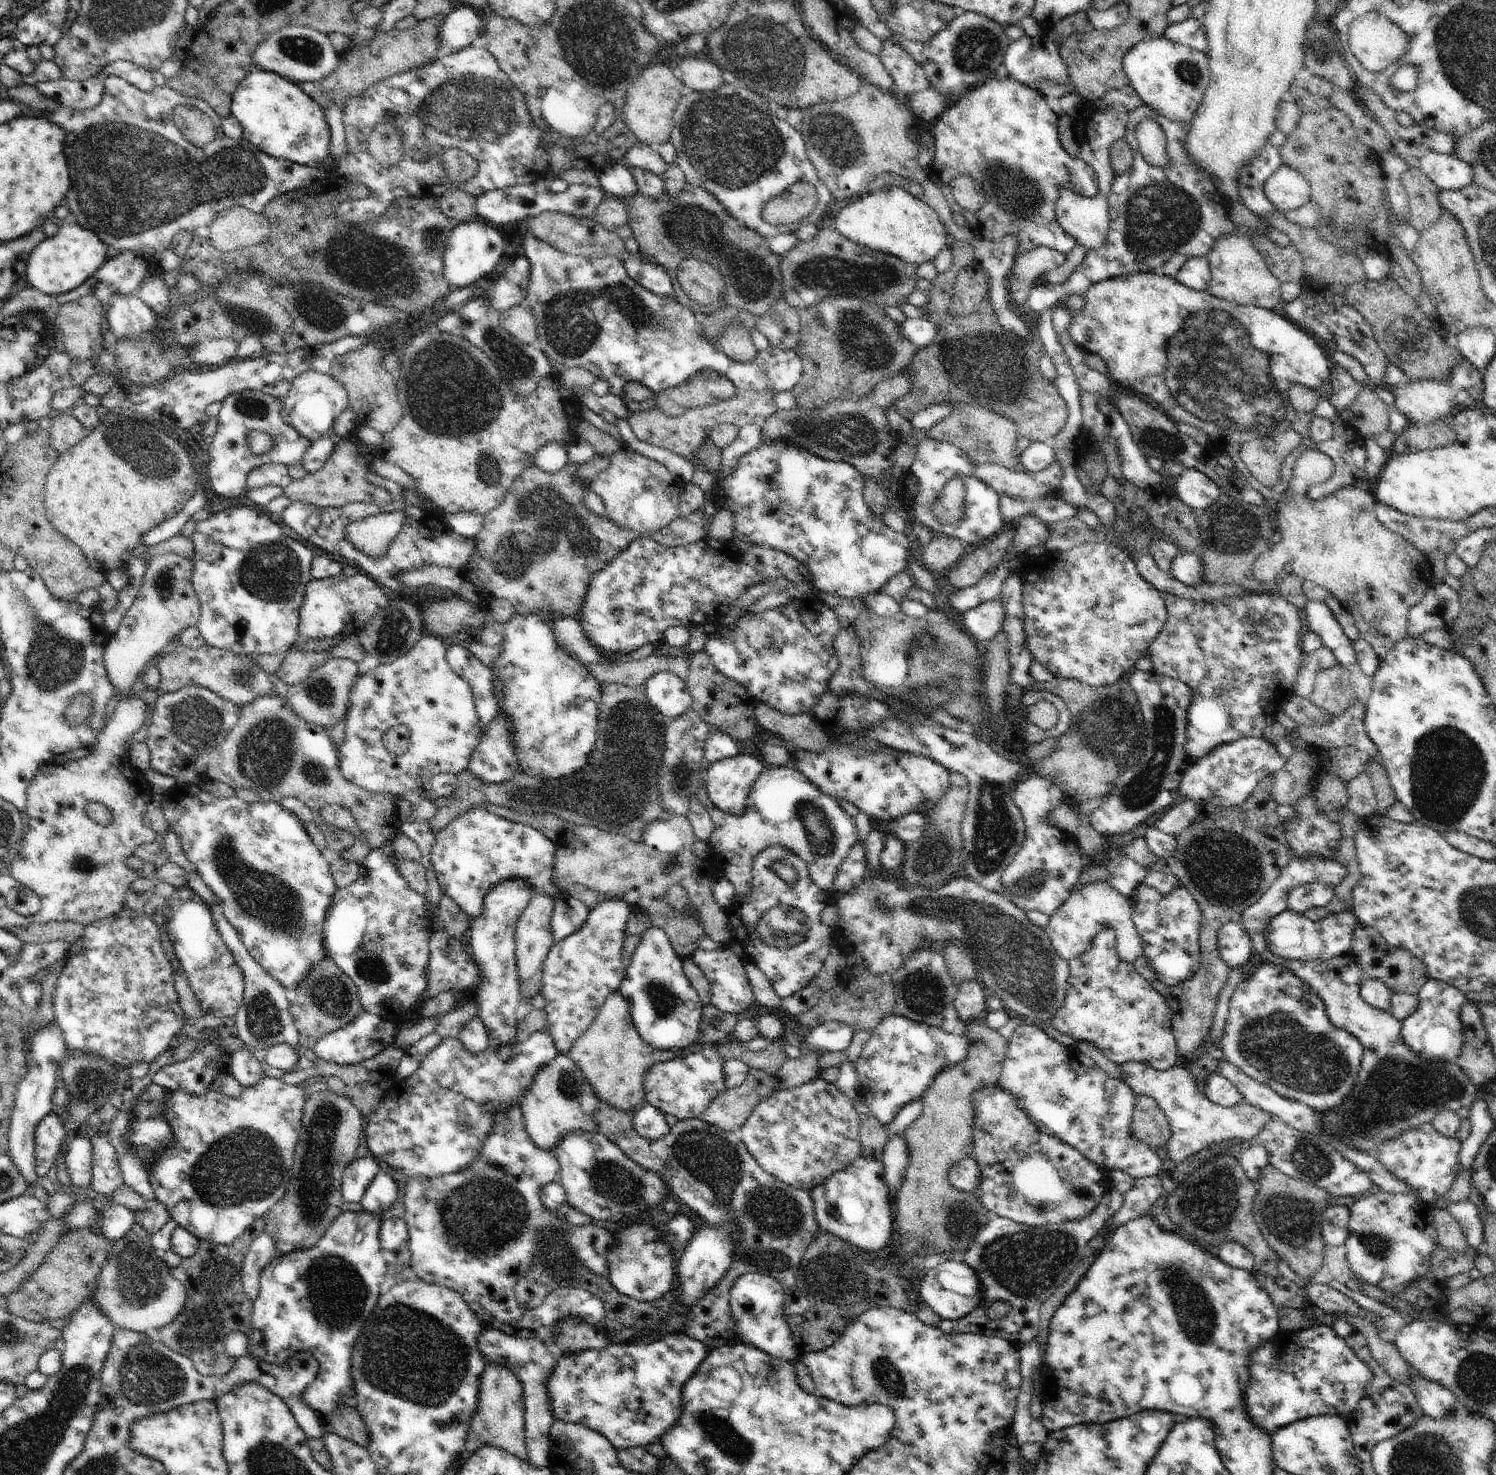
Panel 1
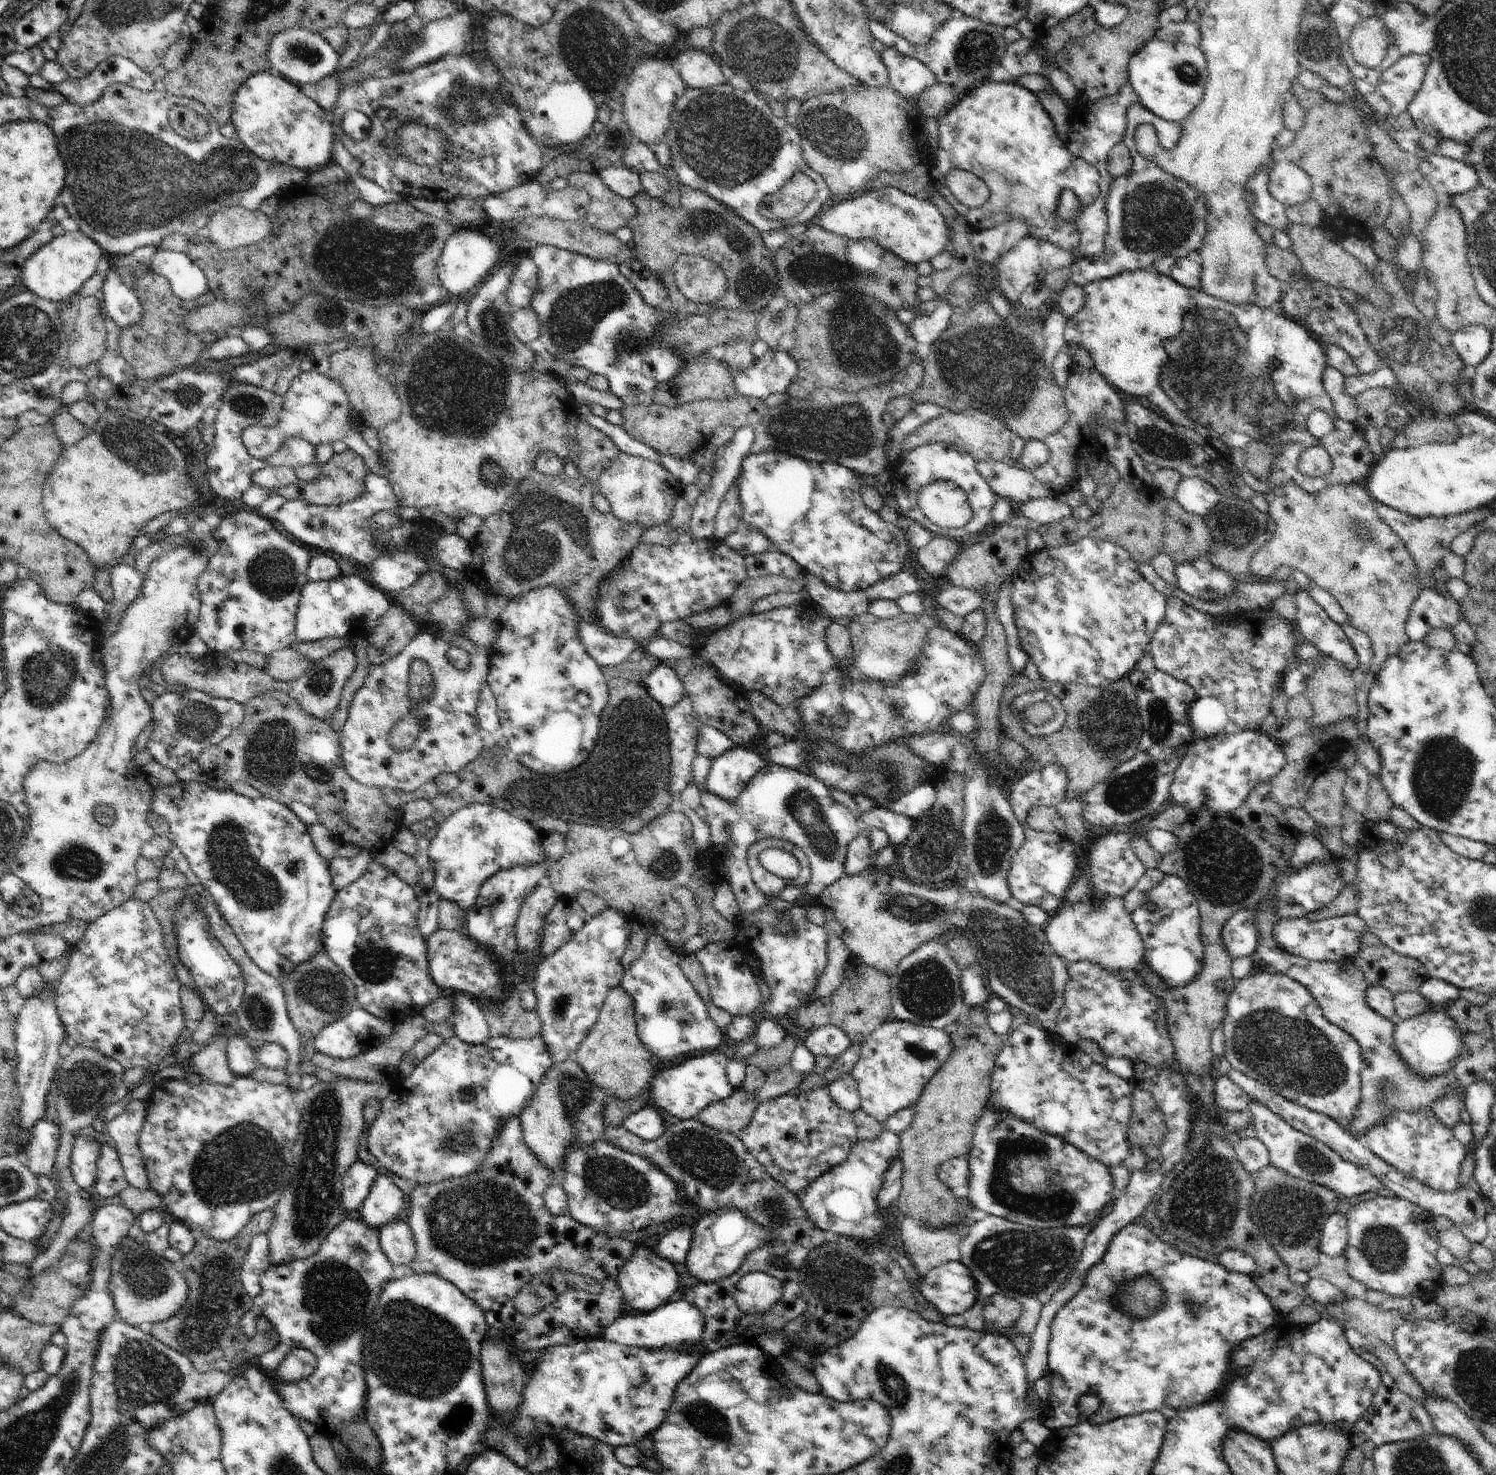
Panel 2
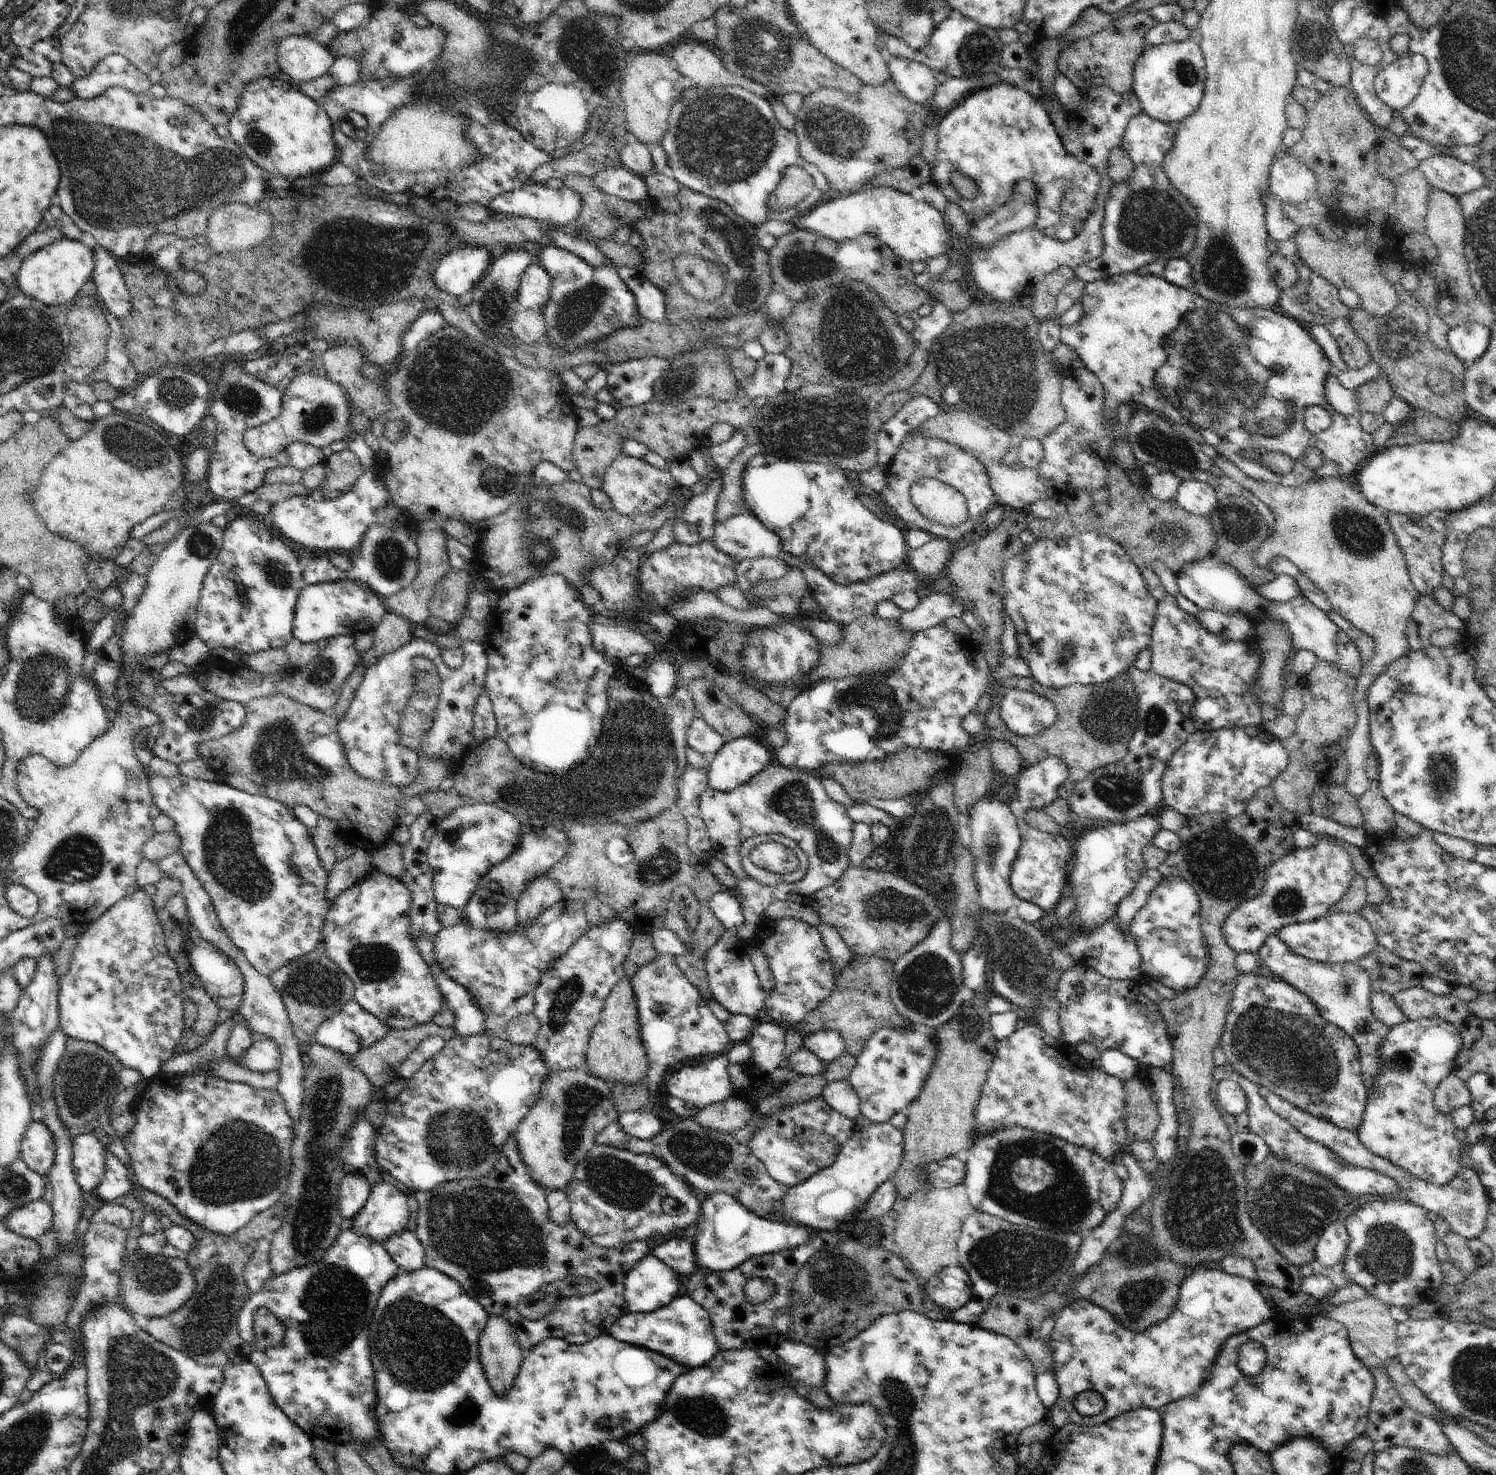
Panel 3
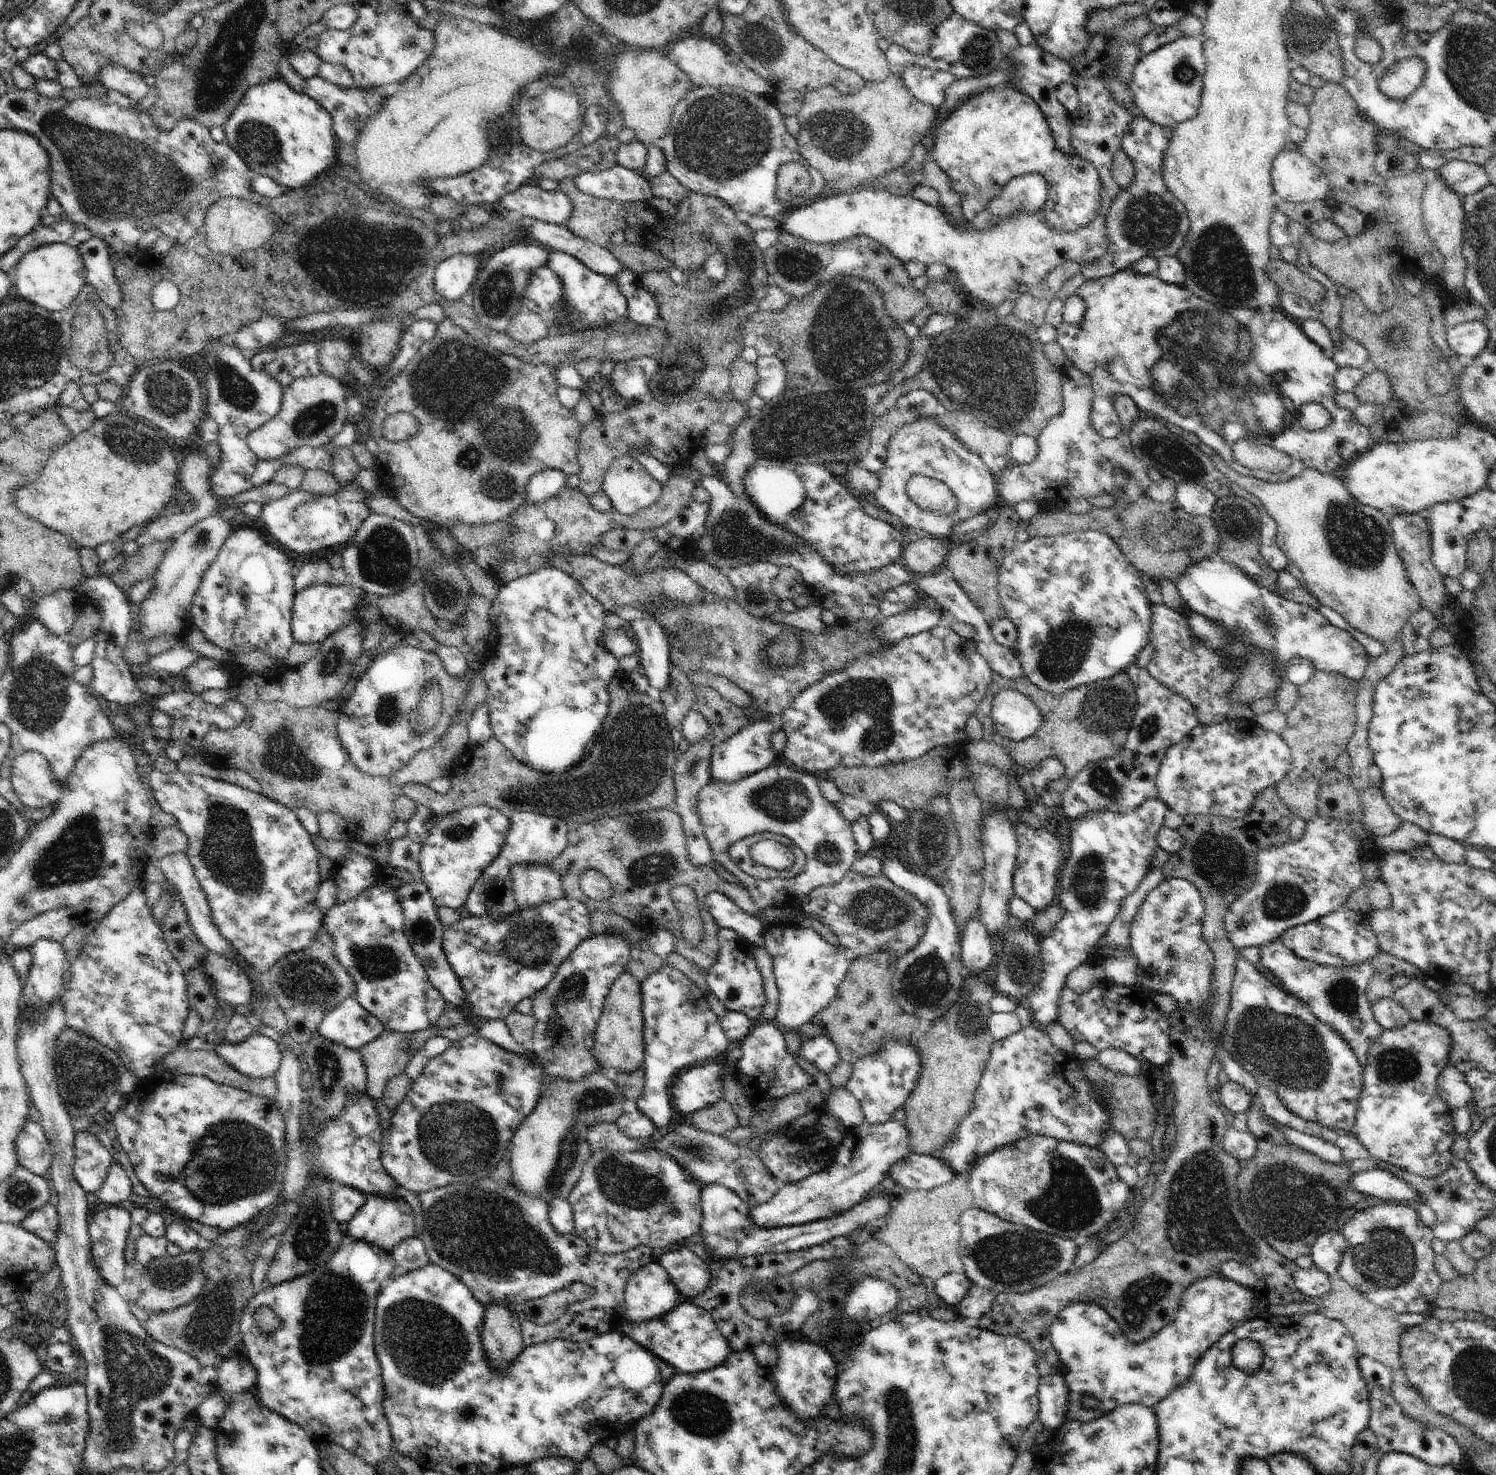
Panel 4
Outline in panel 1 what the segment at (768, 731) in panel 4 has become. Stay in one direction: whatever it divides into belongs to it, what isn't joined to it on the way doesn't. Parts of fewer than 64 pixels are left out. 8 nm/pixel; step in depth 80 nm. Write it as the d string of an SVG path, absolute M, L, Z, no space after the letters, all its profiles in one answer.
M738 754L714 762L706 771L708 799L726 814L744 814L750 788L765 766L763 760L752 754Z

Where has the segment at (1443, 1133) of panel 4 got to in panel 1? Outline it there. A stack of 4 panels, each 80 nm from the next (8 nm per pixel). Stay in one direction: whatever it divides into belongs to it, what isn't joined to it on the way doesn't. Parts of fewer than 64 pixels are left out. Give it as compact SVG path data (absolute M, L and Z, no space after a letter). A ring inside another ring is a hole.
M1429 979L1420 991L1420 1006L1409 1018L1402 1021L1402 1040L1418 1058L1426 1062L1454 1062L1464 1045L1466 1033L1462 1030L1460 1010L1468 1001L1462 991L1446 982ZM1426 1122L1422 1126L1406 1128L1404 1134L1398 1134L1398 1138L1388 1138L1382 1146L1378 1146L1379 1160L1410 1188L1416 1190L1423 1201L1438 1201L1450 1190L1456 1176L1458 1176L1458 1152L1462 1148L1461 1142L1455 1138L1447 1138L1438 1134L1432 1122Z

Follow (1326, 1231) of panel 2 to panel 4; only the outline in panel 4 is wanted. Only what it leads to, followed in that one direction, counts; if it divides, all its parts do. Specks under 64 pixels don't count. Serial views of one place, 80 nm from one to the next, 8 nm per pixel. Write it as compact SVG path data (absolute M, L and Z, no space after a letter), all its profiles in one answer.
M1332 1229L1316 1240L1309 1255L1314 1266L1329 1275L1340 1266L1346 1247L1346 1238L1341 1231Z

